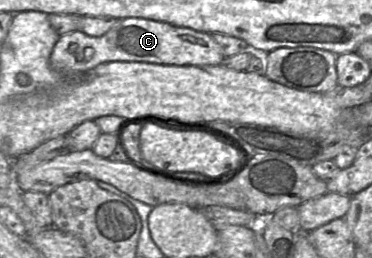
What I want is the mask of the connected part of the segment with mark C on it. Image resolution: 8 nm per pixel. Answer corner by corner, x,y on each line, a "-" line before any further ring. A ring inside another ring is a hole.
124,18
102,36
93,37
76,30
59,37
50,56
51,66
64,75
83,75
98,65
114,61
147,62
161,65
219,65
225,56
208,32
144,18

